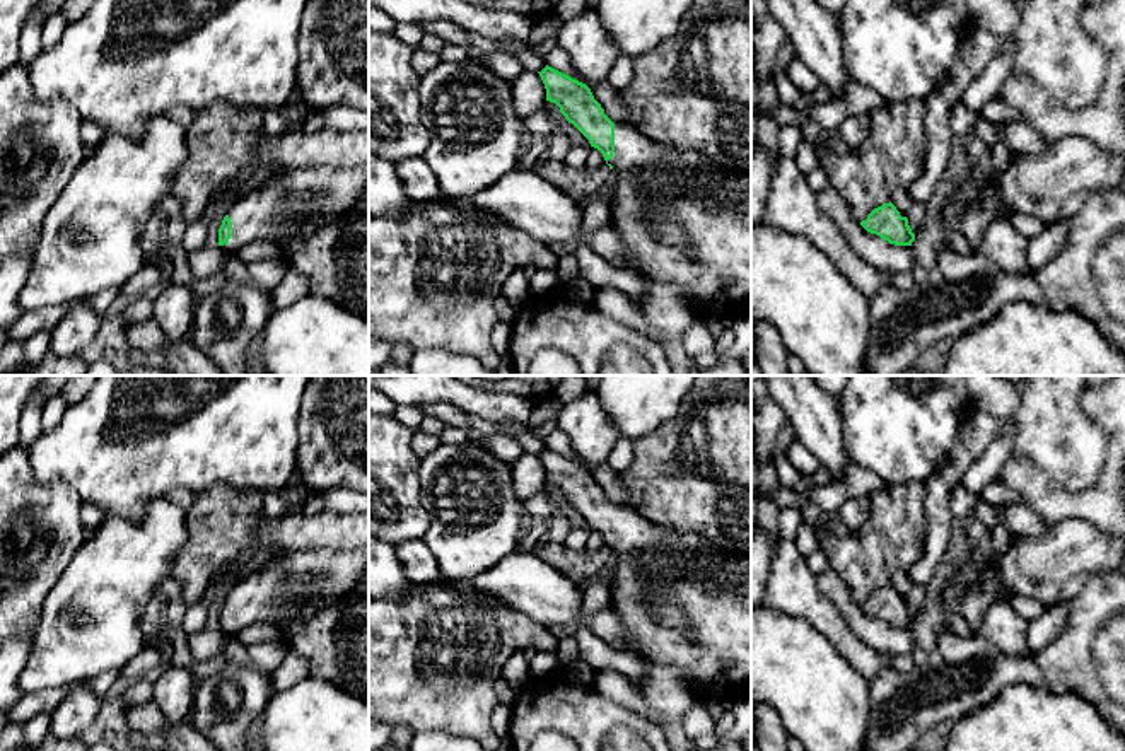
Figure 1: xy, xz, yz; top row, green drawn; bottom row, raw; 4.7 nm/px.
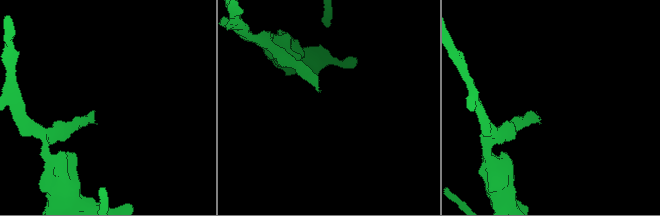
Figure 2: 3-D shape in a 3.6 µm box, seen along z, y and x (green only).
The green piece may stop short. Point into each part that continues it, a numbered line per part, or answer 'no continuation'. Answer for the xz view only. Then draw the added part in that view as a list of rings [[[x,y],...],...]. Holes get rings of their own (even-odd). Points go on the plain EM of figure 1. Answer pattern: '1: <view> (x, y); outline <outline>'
1: xz (712, 587); outline [[[615,505],[611,608],[627,630],[628,645],[654,664],[685,669],[691,676],[691,691],[707,703],[734,705],[751,696],[751,556],[731,555],[697,533],[676,533],[642,517],[632,505]],[[645,596],[673,597],[683,614],[676,626],[657,620]]]

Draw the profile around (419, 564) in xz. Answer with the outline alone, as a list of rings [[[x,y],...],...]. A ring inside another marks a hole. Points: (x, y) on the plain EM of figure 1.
[[[410,539],[394,546],[405,573],[415,584],[435,582],[440,577],[435,556],[422,539]]]

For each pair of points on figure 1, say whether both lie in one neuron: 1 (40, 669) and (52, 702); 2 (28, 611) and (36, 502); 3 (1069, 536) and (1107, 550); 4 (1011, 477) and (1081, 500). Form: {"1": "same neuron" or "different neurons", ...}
{"1": "different neurons", "2": "same neuron", "3": "same neuron", "4": "same neuron"}

